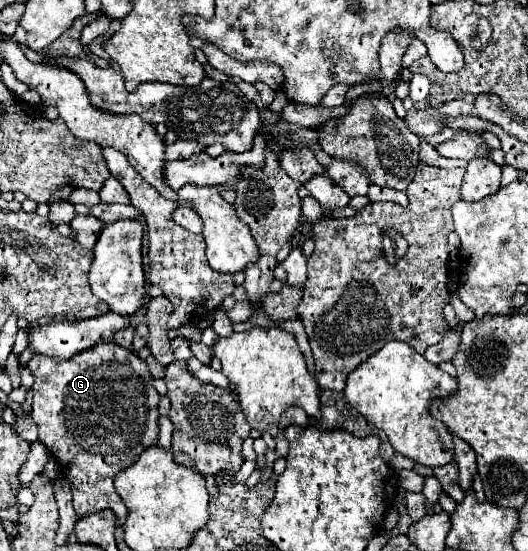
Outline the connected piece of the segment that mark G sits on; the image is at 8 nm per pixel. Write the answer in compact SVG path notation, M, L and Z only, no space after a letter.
M104 341L102 345L94 345L94 349L86 349L86 353L78 353L68 361L36 361L44 359L42 355L34 355L28 361L28 369L34 375L34 403L32 403L32 419L38 425L40 441L48 447L48 451L58 459L64 477L72 483L74 509L78 515L88 515L102 509L112 509L118 517L118 525L124 523L128 509L122 503L120 495L114 489L114 475L128 465L132 465L138 455L156 443L158 439L158 391L152 387L152 375L148 371L146 361L142 361L134 351L120 347L114 341Z

